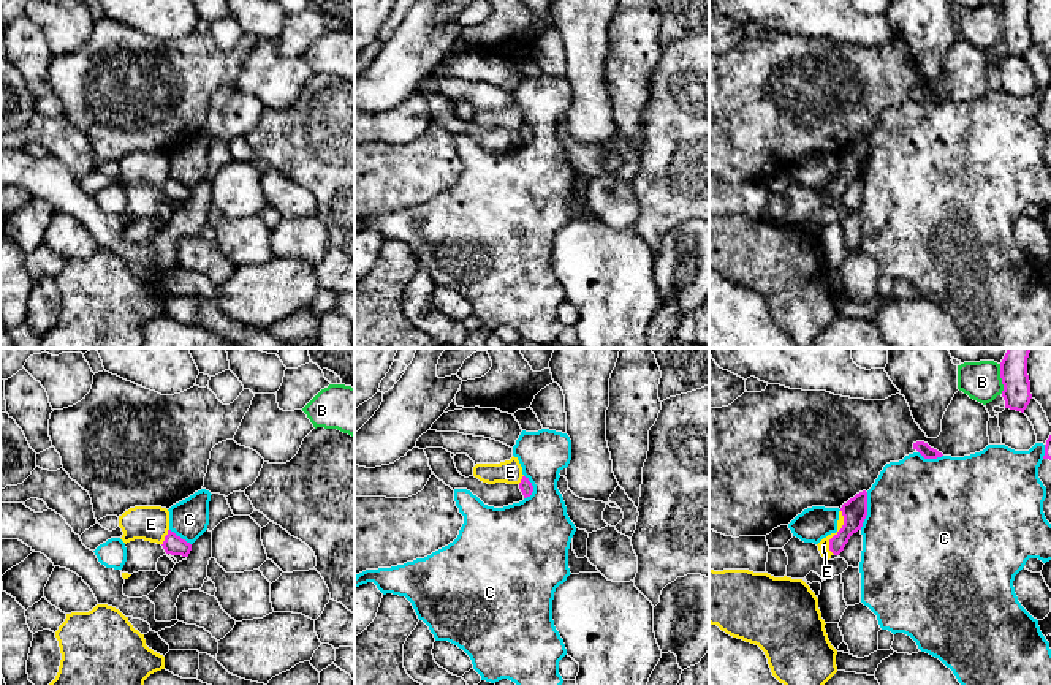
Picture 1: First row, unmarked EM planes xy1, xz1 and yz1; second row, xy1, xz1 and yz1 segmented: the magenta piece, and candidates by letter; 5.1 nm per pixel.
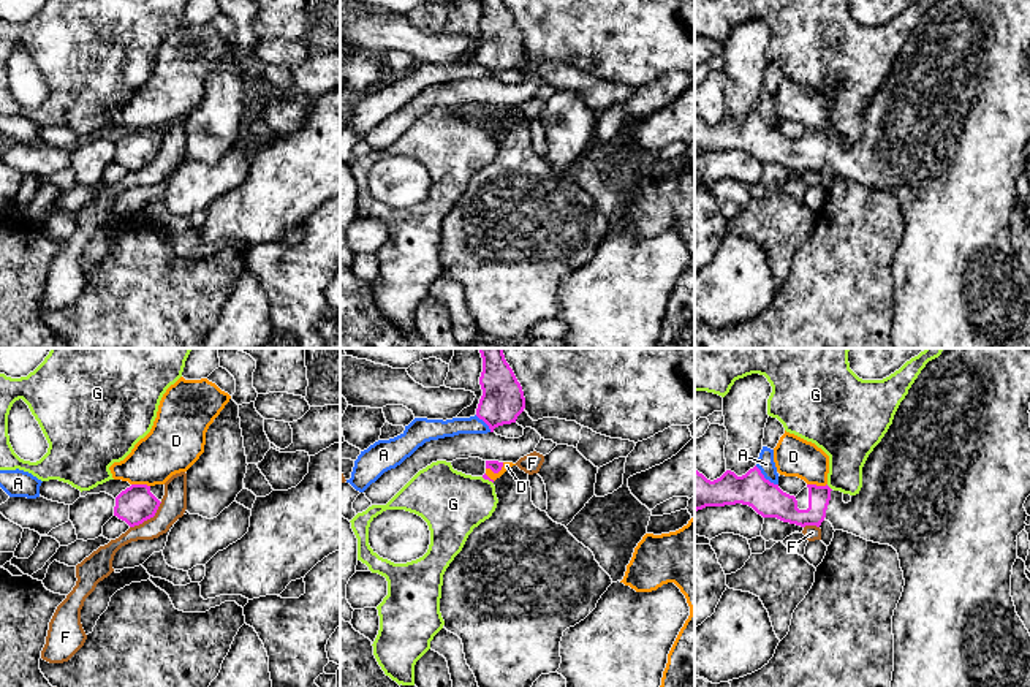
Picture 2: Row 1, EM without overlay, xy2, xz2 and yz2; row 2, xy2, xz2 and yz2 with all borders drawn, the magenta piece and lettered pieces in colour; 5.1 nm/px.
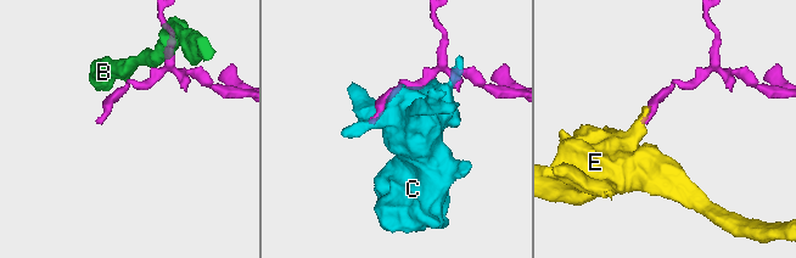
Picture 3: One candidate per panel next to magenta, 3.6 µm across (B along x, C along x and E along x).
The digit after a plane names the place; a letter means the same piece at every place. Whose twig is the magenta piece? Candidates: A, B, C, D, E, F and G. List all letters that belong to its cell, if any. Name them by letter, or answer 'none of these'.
none of these

